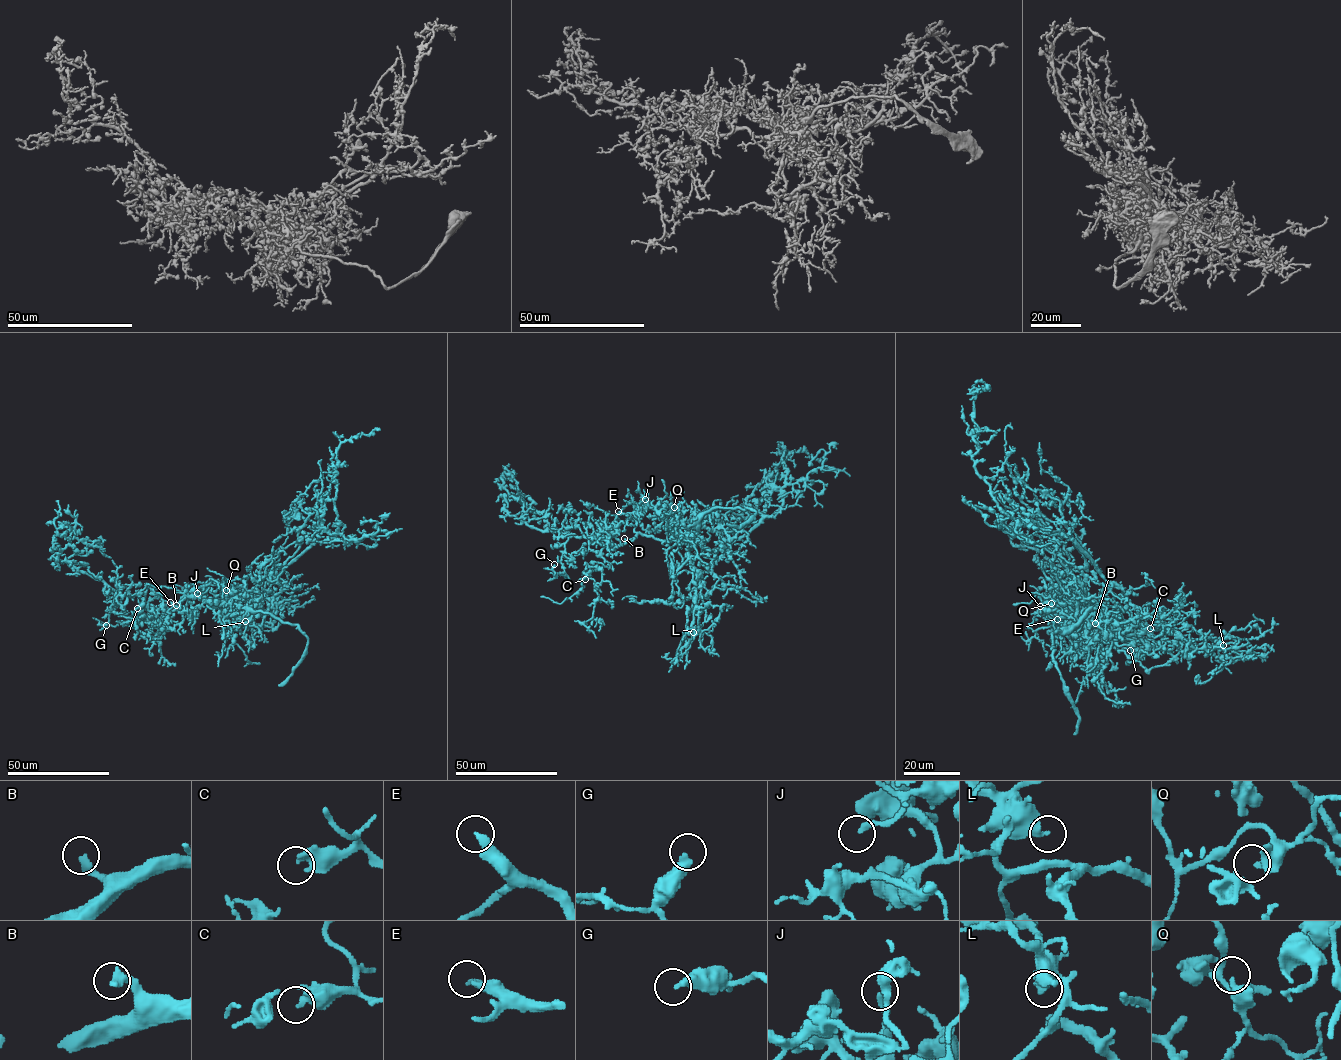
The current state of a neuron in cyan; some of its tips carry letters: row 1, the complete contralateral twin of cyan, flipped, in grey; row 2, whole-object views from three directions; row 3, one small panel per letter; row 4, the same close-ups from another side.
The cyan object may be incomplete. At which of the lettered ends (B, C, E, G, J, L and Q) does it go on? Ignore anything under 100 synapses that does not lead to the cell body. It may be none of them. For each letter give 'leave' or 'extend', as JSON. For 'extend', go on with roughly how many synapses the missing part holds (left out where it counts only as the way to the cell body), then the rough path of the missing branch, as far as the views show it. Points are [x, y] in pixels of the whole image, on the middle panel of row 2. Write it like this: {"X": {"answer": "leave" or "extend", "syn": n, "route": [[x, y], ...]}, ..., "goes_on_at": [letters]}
{"B": {"answer": "extend", "syn": 120, "route": [[624, 538], [622, 530], [626, 525], [619, 514], [622, 510], [611, 498], [604, 501]]}, "C": {"answer": "leave"}, "E": {"answer": "extend", "syn": 110, "route": [[618, 511], [604, 510], [595, 513], [589, 506]]}, "G": {"answer": "leave"}, "J": {"answer": "leave"}, "L": {"answer": "leave"}, "Q": {"answer": "leave"}, "goes_on_at": ["B", "E"]}

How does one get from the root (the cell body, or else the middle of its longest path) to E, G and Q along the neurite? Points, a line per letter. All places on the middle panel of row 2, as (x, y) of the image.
E: (683, 528), (668, 524), (648, 506), (629, 513), (618, 511)
G: (683, 528), (670, 542), (638, 533), (613, 549), (569, 536), (564, 572), (556, 576), (554, 564)
Q: (683, 528), (676, 524), (674, 507)

